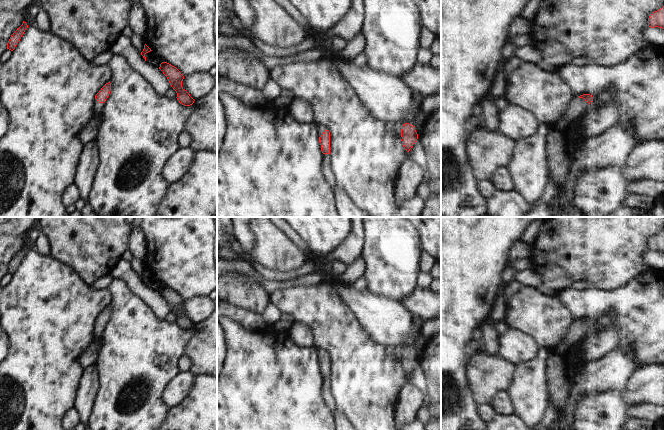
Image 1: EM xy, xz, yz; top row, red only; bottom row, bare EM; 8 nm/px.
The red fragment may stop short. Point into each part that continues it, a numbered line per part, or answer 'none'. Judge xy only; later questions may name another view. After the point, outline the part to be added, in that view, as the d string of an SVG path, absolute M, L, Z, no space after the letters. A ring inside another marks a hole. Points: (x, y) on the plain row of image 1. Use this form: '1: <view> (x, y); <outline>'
1: xy (98, 331); M95 324L95 329L94 329L95 339L101 338L101 336L103 335L103 330L104 327L99 327L97 324Z

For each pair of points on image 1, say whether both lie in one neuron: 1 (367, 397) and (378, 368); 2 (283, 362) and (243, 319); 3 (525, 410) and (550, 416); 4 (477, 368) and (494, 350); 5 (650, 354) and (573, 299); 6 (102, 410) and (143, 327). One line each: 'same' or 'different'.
1: same
2: different
3: different
4: different
5: same
6: same

